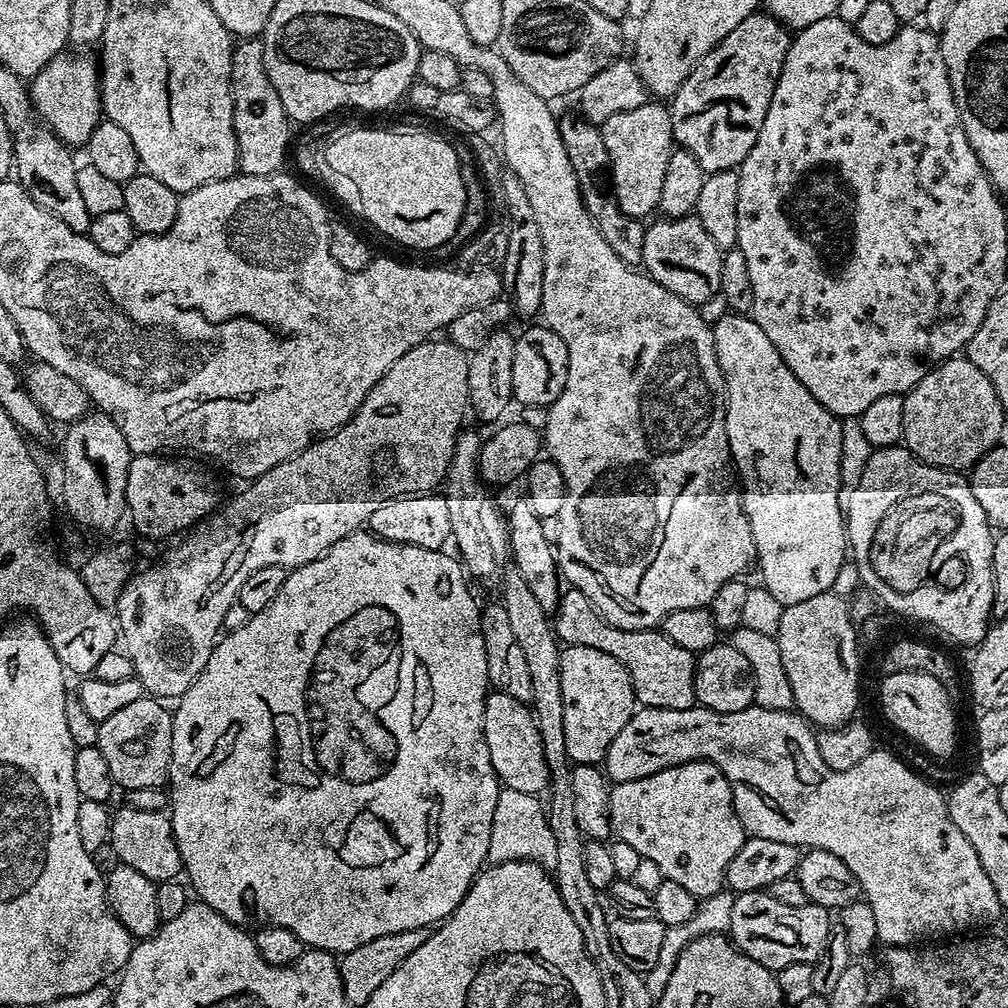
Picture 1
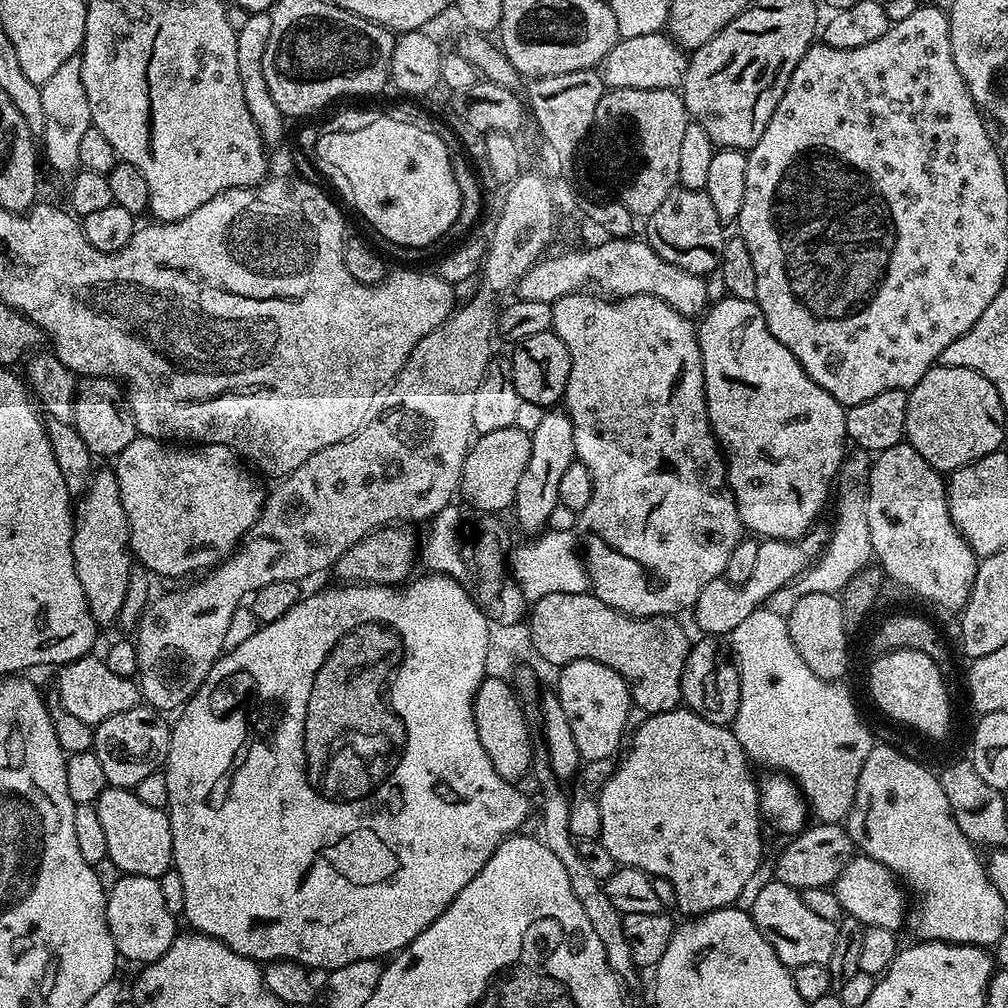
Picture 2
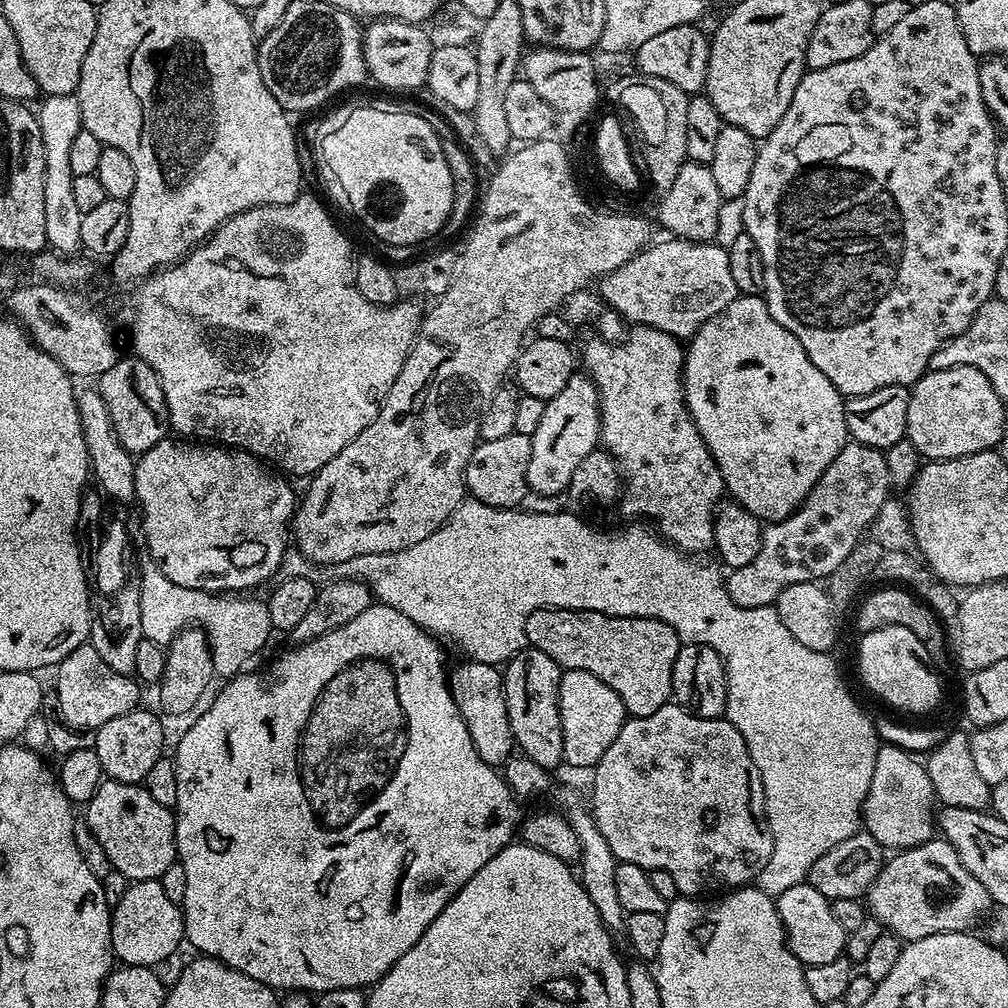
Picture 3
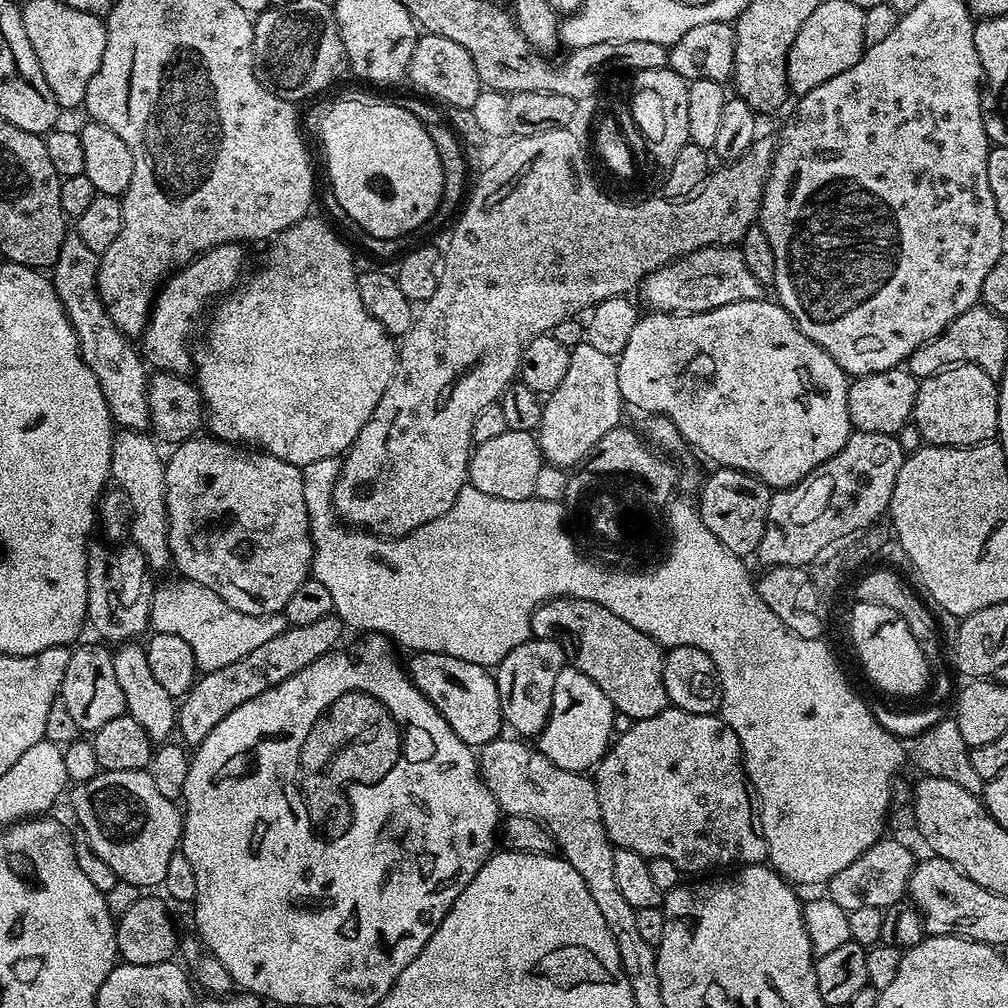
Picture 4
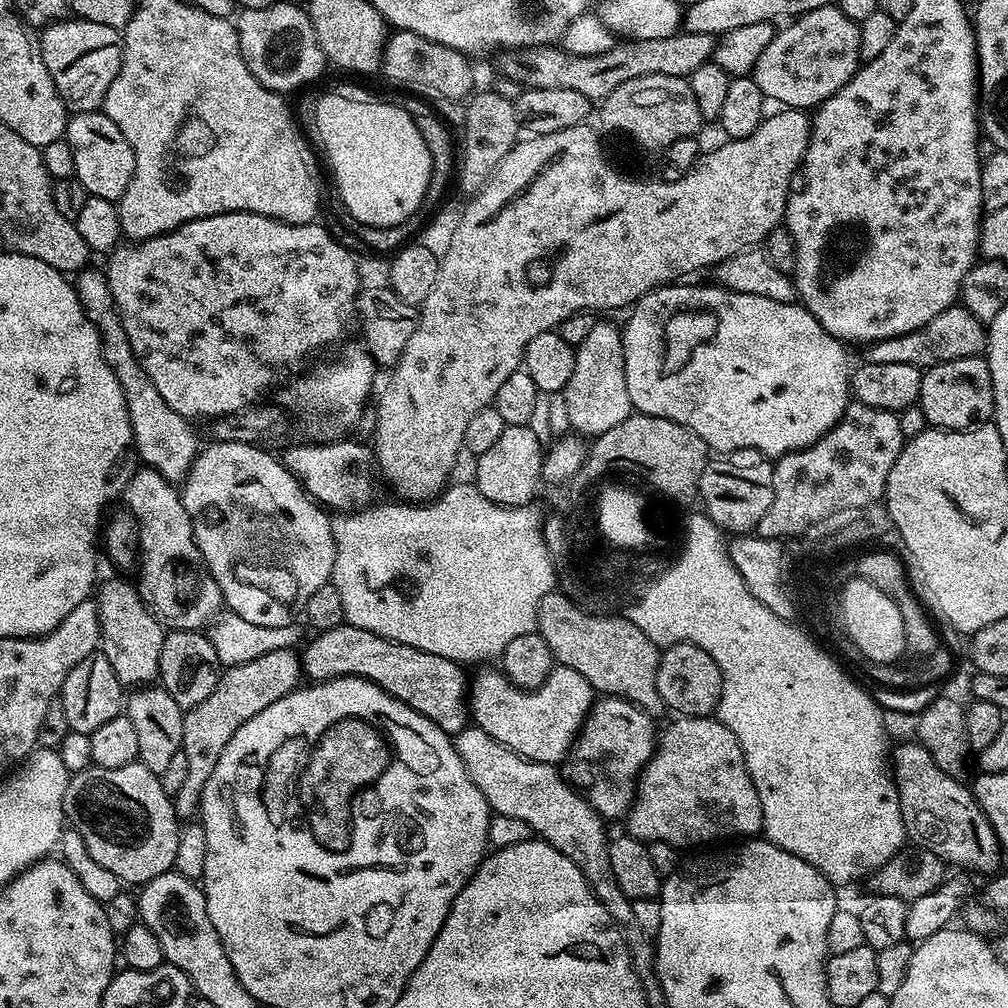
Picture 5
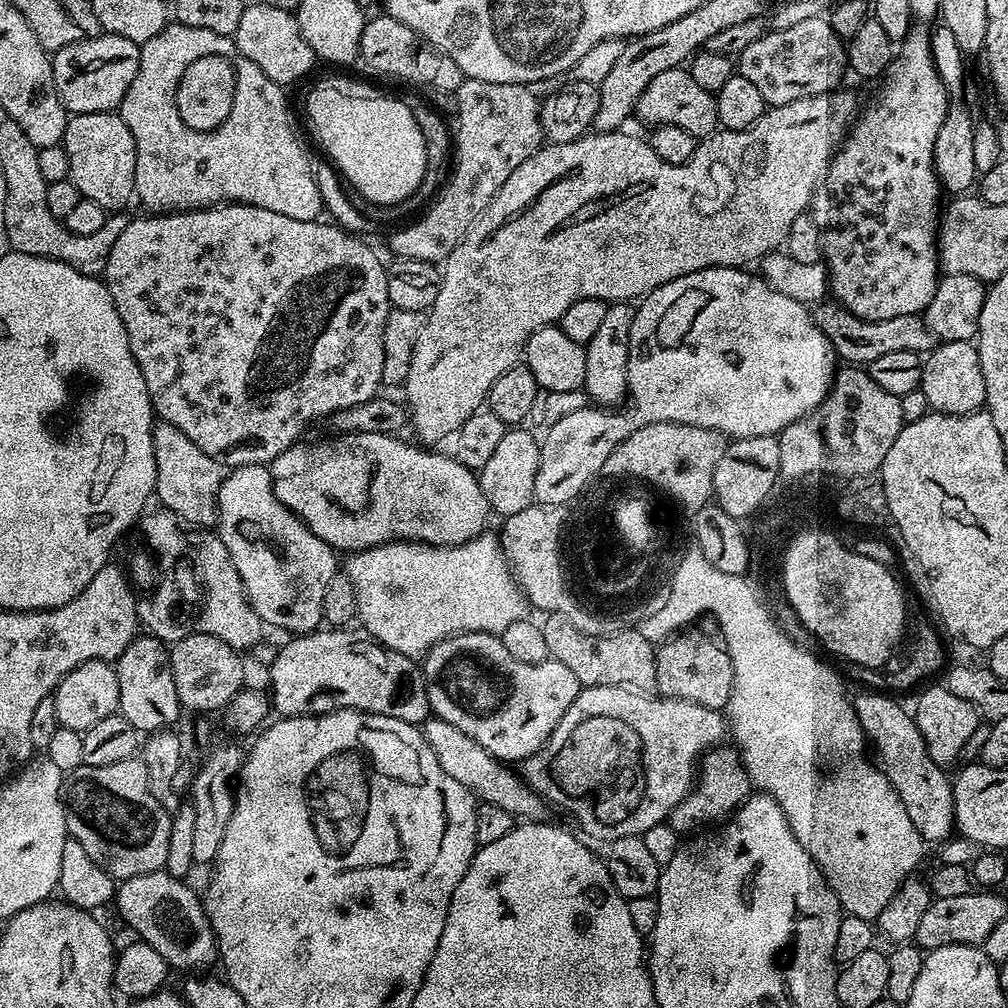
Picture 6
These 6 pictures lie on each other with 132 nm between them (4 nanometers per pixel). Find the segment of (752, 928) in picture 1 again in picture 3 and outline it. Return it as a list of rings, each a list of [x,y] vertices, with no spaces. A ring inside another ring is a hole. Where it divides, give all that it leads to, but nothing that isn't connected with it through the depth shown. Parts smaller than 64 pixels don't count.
[[[805,882],[798,886],[790,886],[790,890],[782,890],[782,894],[775,897],[775,901],[788,948],[800,959],[801,964],[807,966],[834,962],[845,955],[846,933],[842,930],[838,918],[834,918],[832,901],[818,894],[818,890],[814,890],[812,884]]]

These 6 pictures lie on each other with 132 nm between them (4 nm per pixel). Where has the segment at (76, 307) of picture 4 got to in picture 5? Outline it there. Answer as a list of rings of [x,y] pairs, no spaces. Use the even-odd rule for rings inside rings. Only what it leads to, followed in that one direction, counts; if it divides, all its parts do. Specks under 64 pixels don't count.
[[[89,266],[84,271],[75,273],[74,283],[78,298],[100,335],[102,354],[110,370],[114,370],[118,384],[122,386],[126,410],[130,414],[135,455],[147,467],[162,474],[162,478],[173,482],[183,481],[202,448],[201,442],[196,441],[196,432],[192,429],[195,427],[185,416],[178,414],[178,410],[170,410],[170,405],[162,398],[162,394],[158,394],[154,382],[150,382],[150,374],[146,374],[138,358],[134,358],[134,350],[130,350],[130,338],[126,338],[122,318],[116,311],[116,303],[110,294],[107,275],[101,269],[99,272],[95,266]]]

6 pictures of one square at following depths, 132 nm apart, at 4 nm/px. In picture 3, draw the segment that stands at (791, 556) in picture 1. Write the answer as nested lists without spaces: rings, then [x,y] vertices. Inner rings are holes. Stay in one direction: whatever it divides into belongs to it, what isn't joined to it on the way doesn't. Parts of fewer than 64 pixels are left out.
[[[739,295],[718,315],[706,321],[687,341],[684,357],[684,397],[688,403],[692,420],[698,426],[698,430],[722,474],[727,495],[735,503],[750,510],[750,514],[757,516],[761,522],[785,520],[791,512],[796,511],[801,502],[808,497],[810,490],[814,490],[814,486],[818,482],[818,478],[822,478],[826,466],[830,466],[830,462],[834,462],[834,458],[850,440],[844,421],[845,397],[841,396],[834,386],[834,382],[830,382],[830,378],[826,378],[826,374],[822,374],[822,370],[818,370],[818,366],[814,366],[814,362],[810,362],[810,354],[806,354],[802,342],[798,342],[798,338],[794,338],[794,334],[790,334],[790,330],[786,330],[786,326],[782,326],[782,322],[774,322],[768,304],[758,296]]]

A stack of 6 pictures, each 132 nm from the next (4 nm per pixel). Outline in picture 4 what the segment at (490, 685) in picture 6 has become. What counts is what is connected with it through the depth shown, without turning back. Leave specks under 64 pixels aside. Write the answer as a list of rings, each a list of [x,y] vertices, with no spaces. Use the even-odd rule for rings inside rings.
[[[565,666],[554,682],[552,709],[548,715],[546,726],[539,734],[538,747],[542,755],[550,758],[550,762],[554,762],[554,766],[562,766],[562,770],[571,772],[587,773],[589,770],[595,769],[605,752],[608,751],[610,741],[614,736],[612,723],[615,720],[618,720],[618,713],[613,708],[610,698],[606,698],[606,694],[602,694],[602,690],[598,690],[598,686],[594,686],[594,682],[590,682],[590,678],[586,678],[586,674],[582,674],[571,666]]]

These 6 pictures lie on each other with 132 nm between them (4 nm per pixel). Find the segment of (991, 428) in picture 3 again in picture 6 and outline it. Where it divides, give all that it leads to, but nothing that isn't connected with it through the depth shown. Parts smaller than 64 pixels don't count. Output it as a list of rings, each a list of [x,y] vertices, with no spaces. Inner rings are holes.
[[[971,340],[937,343],[924,360],[920,388],[933,412],[964,416],[968,412],[981,411],[986,404],[986,378],[982,378],[979,347]]]

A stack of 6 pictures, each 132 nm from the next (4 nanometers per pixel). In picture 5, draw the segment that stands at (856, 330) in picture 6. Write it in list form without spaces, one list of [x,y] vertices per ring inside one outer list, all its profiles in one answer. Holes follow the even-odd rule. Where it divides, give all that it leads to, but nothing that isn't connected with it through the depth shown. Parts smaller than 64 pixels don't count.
[[[953,306],[942,310],[938,318],[930,318],[926,326],[918,330],[910,330],[910,334],[902,334],[885,340],[873,340],[863,349],[863,363],[874,362],[906,362],[910,366],[927,370],[947,360],[957,360],[967,356],[979,356],[985,351],[988,342],[986,324],[974,316],[963,306]]]

